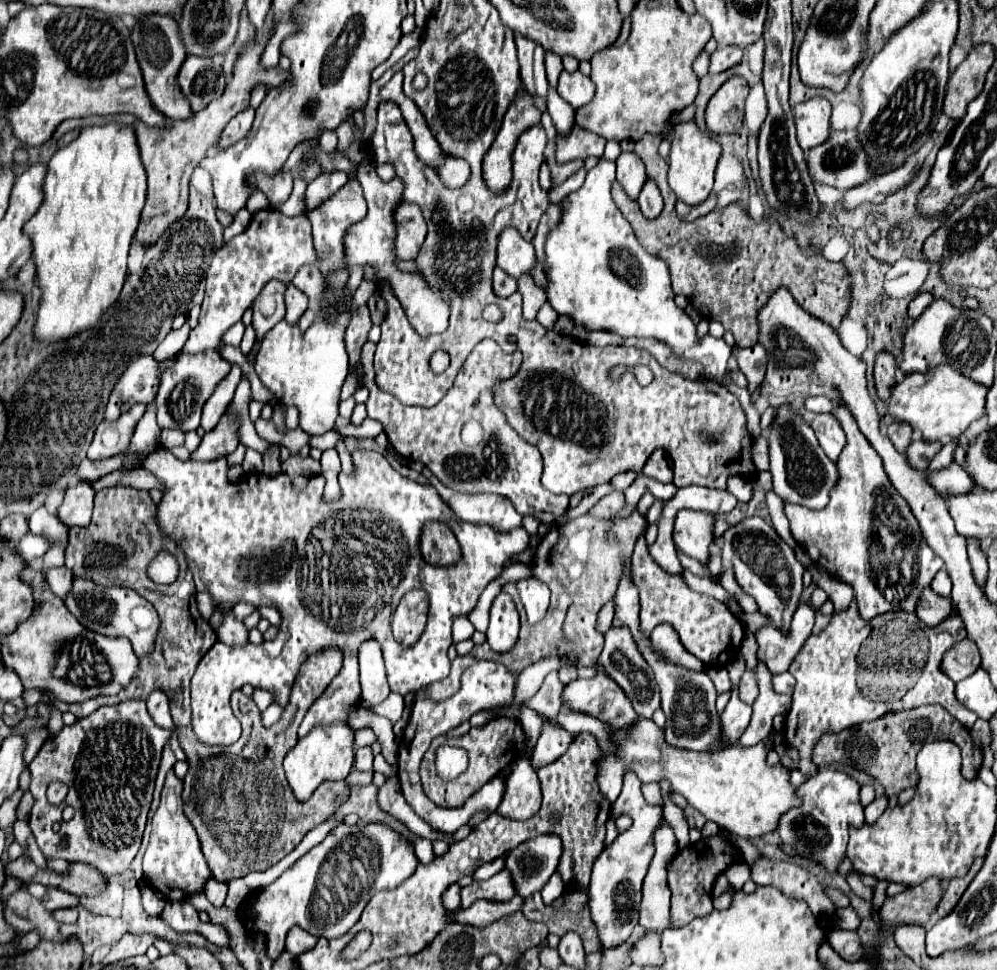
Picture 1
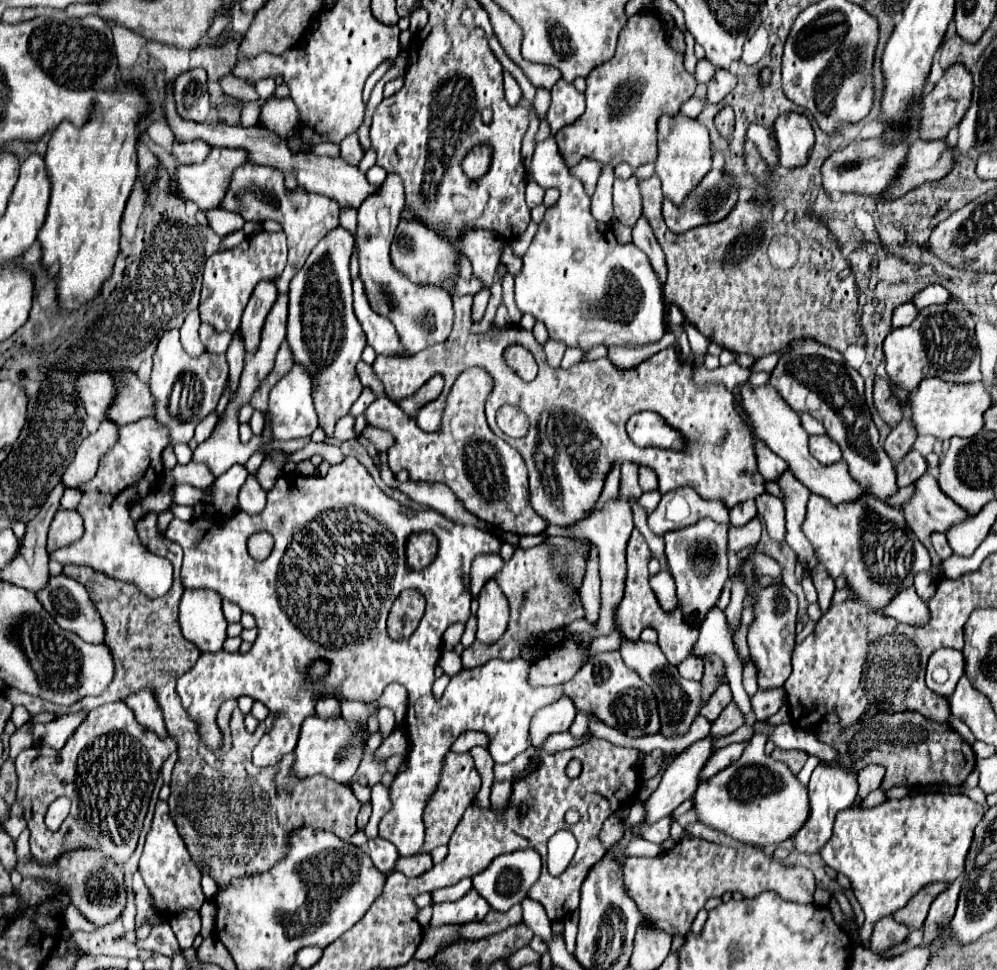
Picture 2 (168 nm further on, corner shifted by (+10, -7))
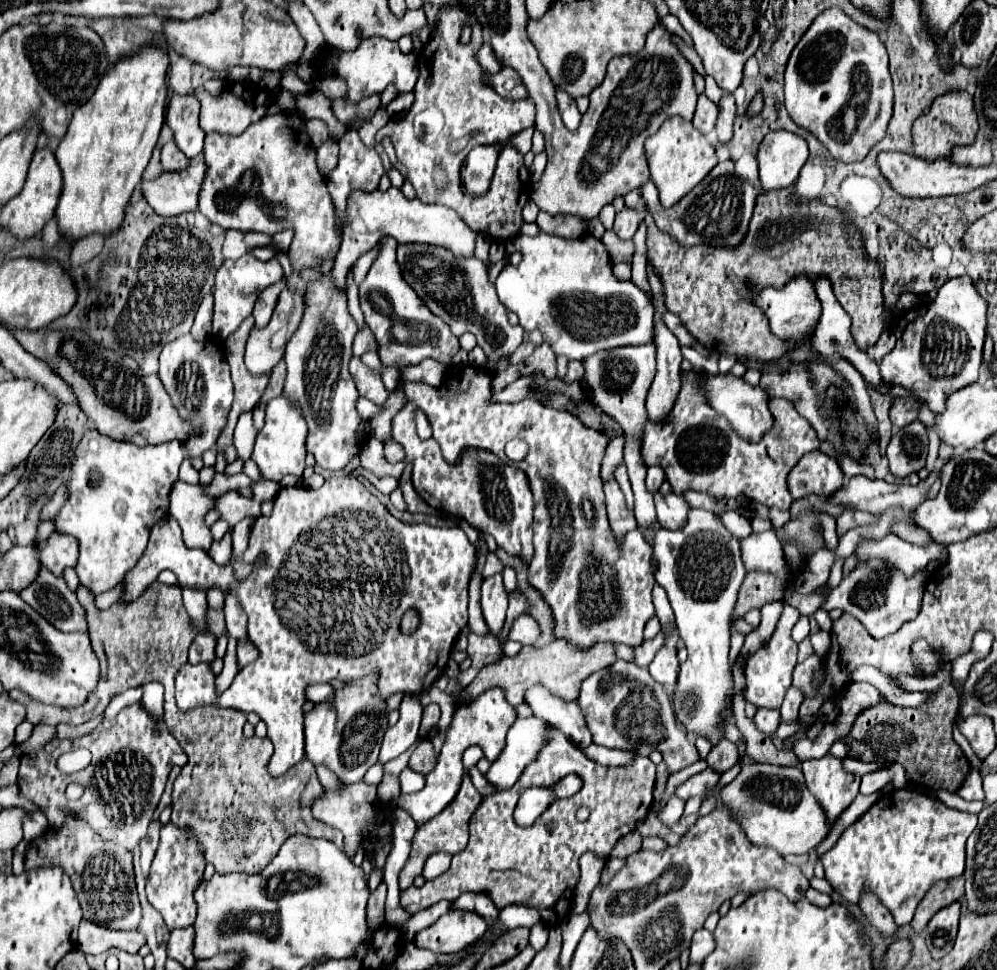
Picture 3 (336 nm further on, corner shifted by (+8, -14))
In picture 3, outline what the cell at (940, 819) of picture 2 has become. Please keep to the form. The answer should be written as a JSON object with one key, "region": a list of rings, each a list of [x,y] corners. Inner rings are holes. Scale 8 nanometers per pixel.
{"region":[[[908,789],[884,793],[856,823],[852,823],[820,861],[826,879],[846,901],[858,903],[864,891],[872,891],[894,915],[896,925],[912,921],[916,905],[938,881],[962,875],[966,839],[976,829],[978,817],[944,805],[936,797]]]}

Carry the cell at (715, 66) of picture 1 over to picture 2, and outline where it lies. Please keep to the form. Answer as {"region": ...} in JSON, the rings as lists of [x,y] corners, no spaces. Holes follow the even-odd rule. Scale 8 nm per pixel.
{"region":[[[716,70],[712,82],[708,84],[708,100],[712,104],[718,104],[726,98],[728,92],[732,92],[736,86],[736,76],[730,70]]]}

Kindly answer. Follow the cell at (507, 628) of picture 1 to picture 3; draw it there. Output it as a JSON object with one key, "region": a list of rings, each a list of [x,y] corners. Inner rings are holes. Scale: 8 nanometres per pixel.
{"region":[[[502,573],[486,577],[482,583],[482,613],[492,635],[498,635],[508,607],[508,593],[502,583]]]}

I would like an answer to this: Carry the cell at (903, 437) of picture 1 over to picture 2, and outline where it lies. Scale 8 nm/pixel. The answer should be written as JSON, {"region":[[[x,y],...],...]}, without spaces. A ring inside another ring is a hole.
{"region":[[[904,410],[904,420],[896,428],[892,428],[892,432],[888,434],[888,438],[884,442],[884,450],[890,456],[890,460],[900,462],[912,450],[916,436],[918,436],[916,426],[914,426],[912,418],[908,416],[908,410]]]}

